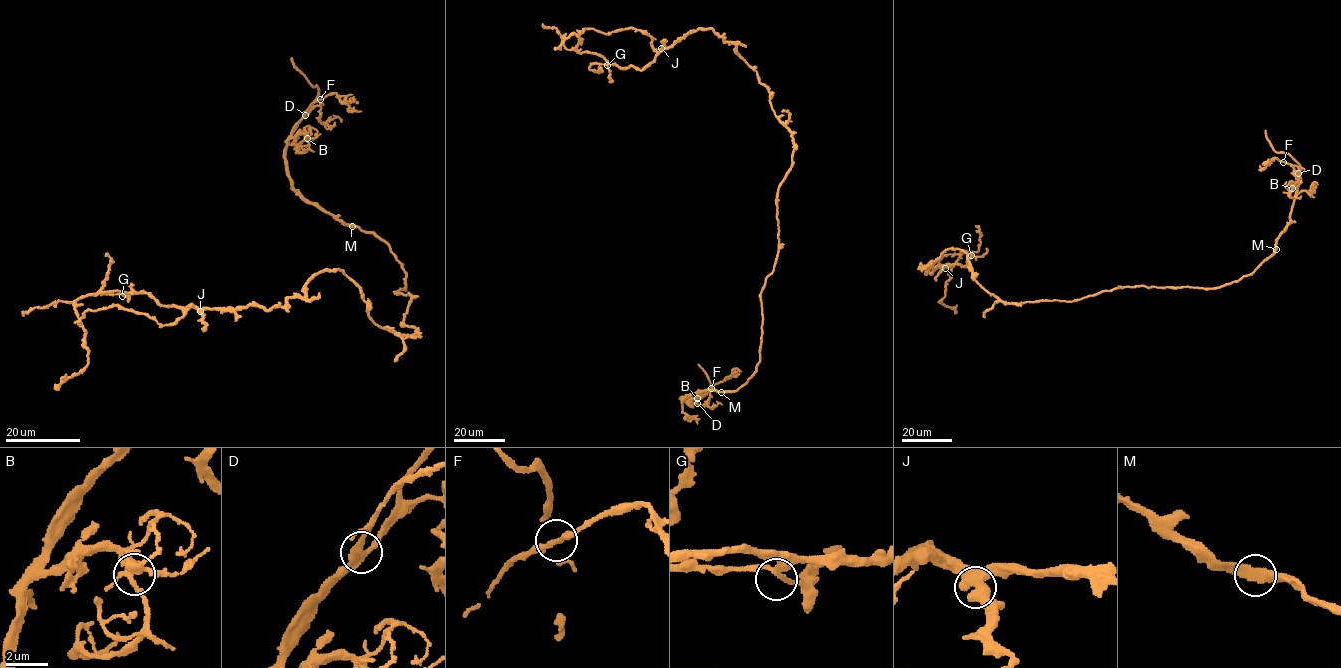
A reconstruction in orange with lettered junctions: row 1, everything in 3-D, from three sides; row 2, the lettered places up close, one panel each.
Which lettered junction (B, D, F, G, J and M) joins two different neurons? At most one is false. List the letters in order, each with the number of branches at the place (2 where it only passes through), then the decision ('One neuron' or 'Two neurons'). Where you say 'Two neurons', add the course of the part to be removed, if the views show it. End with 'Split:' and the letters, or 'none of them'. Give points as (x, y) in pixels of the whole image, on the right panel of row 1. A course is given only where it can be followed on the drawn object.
B: Branches: 4. One neuron
D: Branches: 3. One neuron
F: Branches: 2. One neuron
G: Branches: 3. One neuron
J: Branches: 3. One neuron
M: Branches: 2. One neuron
Split: none of them

